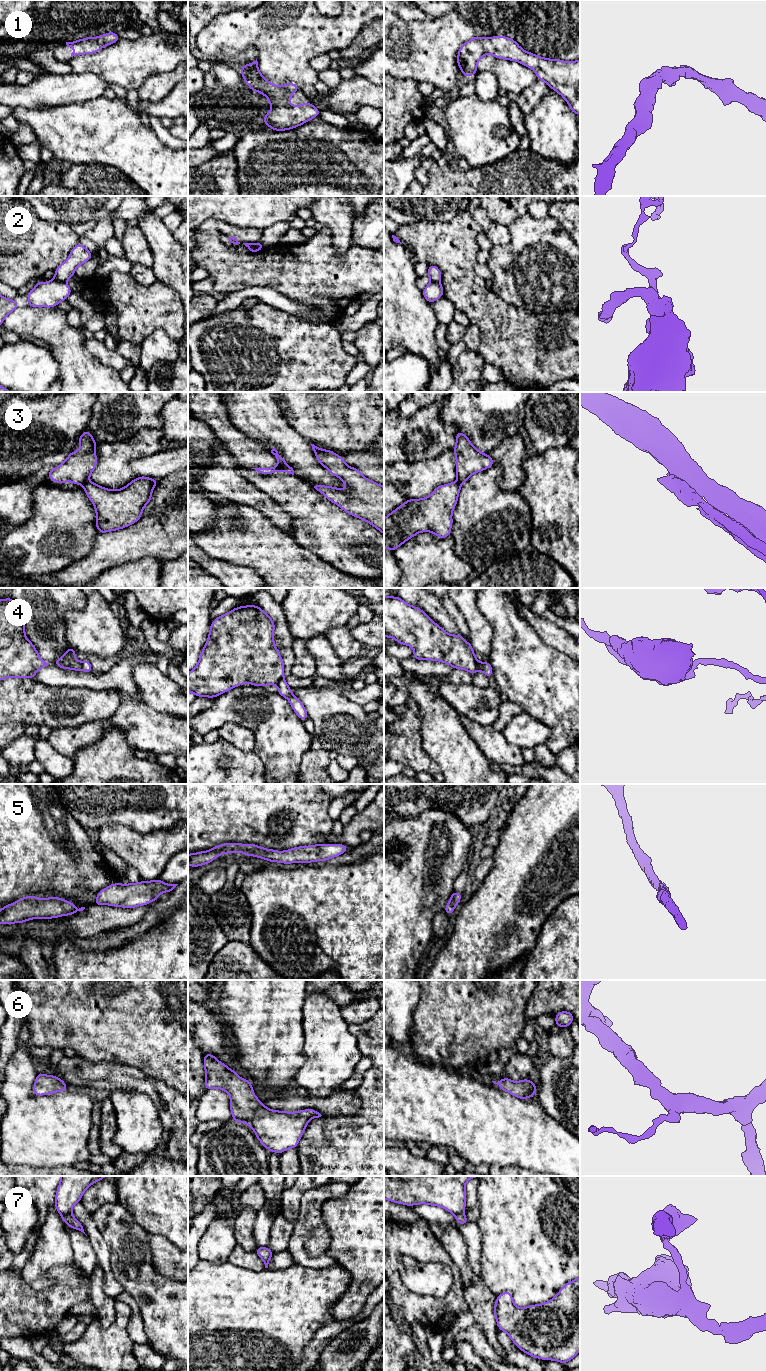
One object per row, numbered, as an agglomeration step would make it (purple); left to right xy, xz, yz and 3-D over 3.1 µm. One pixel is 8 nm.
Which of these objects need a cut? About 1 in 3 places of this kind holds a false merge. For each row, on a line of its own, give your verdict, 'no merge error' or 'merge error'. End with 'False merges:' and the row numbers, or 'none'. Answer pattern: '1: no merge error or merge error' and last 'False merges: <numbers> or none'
1: no merge error
2: merge error
3: merge error
4: merge error
5: no merge error
6: no merge error
7: merge error
False merges: 2, 3, 4, 7

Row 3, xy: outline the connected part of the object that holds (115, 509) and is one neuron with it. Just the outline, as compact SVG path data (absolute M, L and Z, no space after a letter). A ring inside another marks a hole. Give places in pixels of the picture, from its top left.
M139 476L125 487L112 490L96 483L83 484L88 499L96 511L96 528L99 533L116 531L137 522L144 507L151 501L158 480Z

